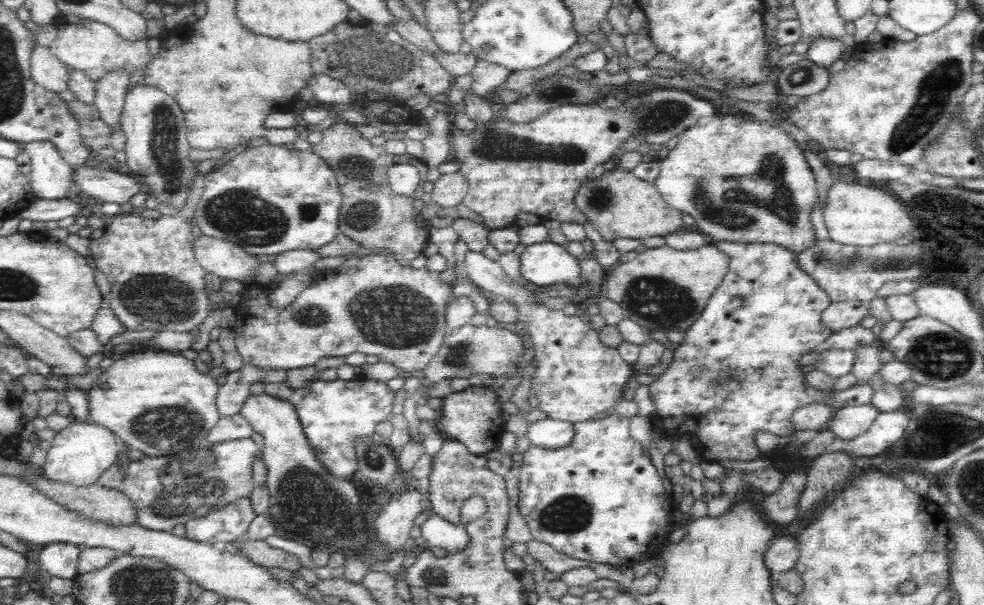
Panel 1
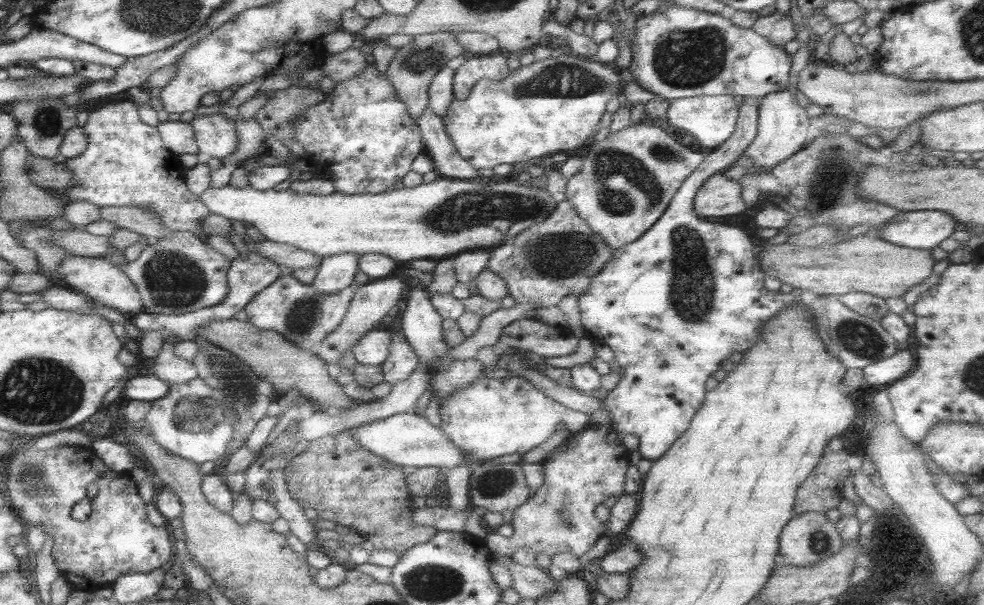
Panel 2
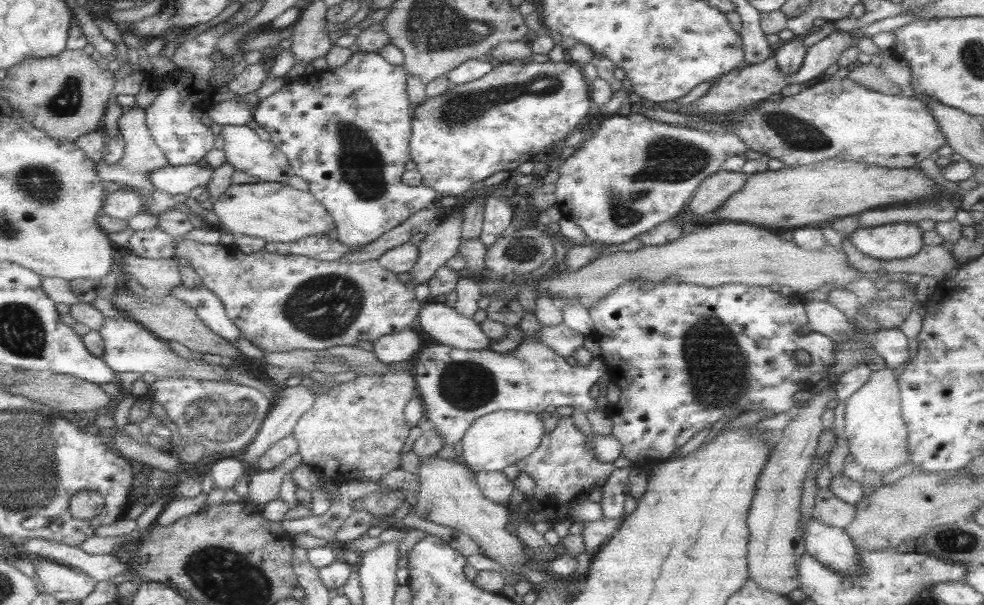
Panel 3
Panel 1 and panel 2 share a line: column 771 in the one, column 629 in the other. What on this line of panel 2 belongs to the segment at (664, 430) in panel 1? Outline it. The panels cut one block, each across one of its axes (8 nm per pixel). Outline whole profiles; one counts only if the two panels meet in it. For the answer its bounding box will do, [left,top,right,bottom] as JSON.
[578,97,805,460]

